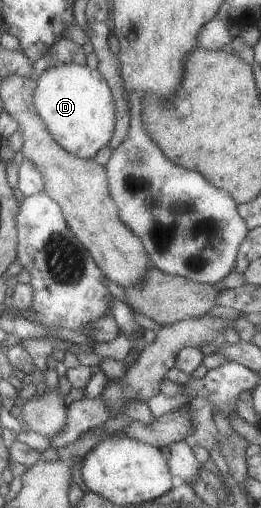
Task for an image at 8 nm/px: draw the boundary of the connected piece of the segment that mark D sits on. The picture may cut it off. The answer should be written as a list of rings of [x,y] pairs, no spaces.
[[[62,64],[61,66],[48,67],[38,77],[37,82],[35,103],[54,139],[57,139],[57,142],[72,155],[93,160],[100,149],[109,145],[117,126],[117,103],[113,88],[110,87],[108,80],[102,75],[98,67],[90,69],[88,65]]]

